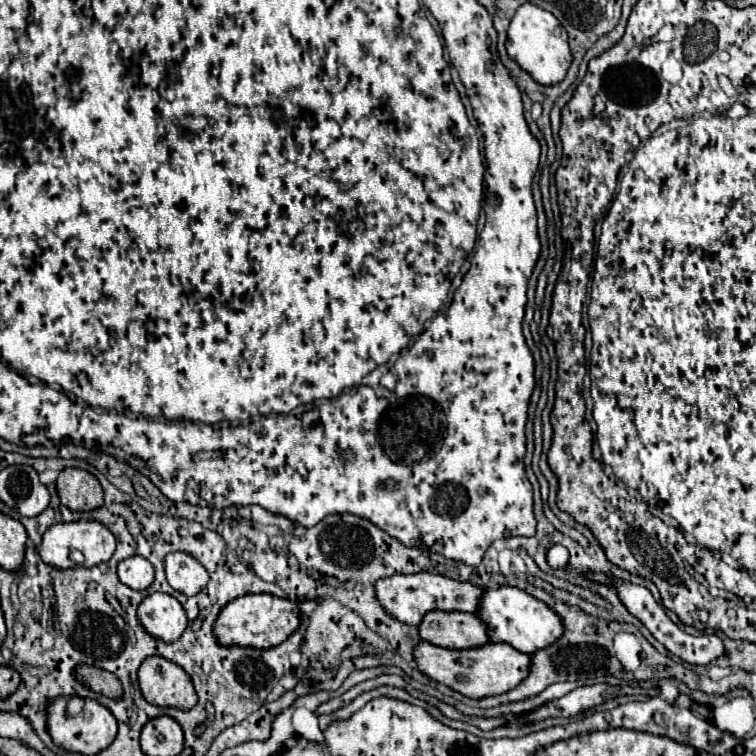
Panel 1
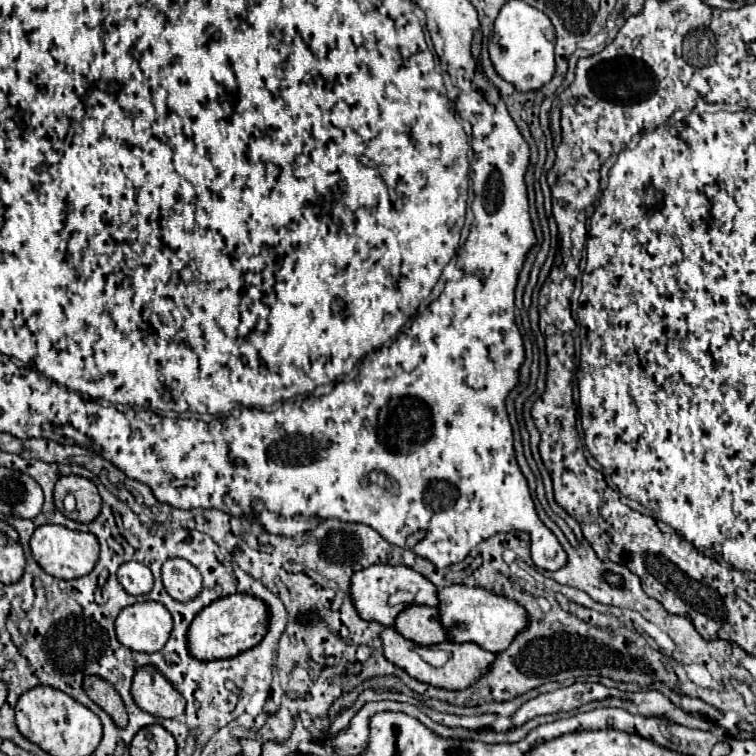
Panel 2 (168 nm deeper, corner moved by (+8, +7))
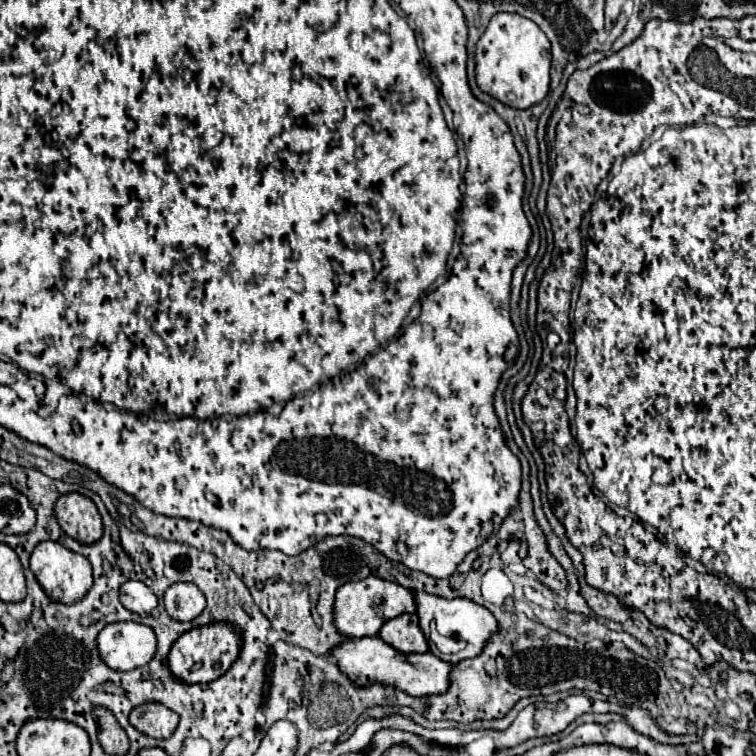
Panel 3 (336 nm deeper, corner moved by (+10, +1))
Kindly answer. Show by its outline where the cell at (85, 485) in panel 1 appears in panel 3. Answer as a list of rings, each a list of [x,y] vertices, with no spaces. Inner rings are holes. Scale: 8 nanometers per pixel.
[[[68,492],[60,496],[54,514],[60,528],[74,540],[90,544],[102,536],[100,512],[96,504],[80,492]]]

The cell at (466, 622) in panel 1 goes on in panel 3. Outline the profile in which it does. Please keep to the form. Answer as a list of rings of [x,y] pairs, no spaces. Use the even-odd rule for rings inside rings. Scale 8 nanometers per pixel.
[[[400,614],[384,622],[378,636],[404,654],[428,652],[428,640],[420,630],[416,614]]]

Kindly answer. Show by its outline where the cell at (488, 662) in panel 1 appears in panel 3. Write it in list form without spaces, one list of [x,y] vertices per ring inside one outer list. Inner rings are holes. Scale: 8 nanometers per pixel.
[[[368,636],[368,638],[352,638],[340,644],[332,650],[332,656],[338,660],[338,668],[354,680],[358,686],[366,686],[372,682],[384,682],[390,686],[396,686],[398,690],[404,690],[410,696],[432,696],[432,694],[444,694],[448,690],[452,662],[444,662],[432,652],[424,654],[408,654],[402,656],[396,648],[386,644],[380,636]]]

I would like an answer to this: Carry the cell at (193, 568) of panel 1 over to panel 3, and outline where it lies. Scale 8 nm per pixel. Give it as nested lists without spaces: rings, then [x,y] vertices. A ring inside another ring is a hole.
[[[174,582],[164,592],[164,606],[166,606],[166,612],[170,618],[180,620],[180,622],[188,622],[204,610],[206,598],[196,584]]]

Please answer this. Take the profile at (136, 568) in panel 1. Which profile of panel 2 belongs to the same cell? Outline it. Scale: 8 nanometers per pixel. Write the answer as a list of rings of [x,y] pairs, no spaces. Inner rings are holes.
[[[138,562],[122,564],[118,568],[118,582],[132,596],[148,594],[152,590],[152,586],[154,586],[152,572],[144,564],[138,564]]]

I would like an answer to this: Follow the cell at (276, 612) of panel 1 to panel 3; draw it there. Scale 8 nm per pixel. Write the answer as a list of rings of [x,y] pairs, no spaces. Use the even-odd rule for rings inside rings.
[[[212,622],[208,626],[200,626],[184,632],[174,642],[168,654],[168,666],[170,666],[170,672],[182,682],[188,682],[188,684],[212,682],[236,662],[240,650],[242,650],[242,632],[234,628],[230,622]]]

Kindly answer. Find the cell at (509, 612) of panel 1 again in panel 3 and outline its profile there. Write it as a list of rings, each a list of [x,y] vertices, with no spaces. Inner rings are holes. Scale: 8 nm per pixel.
[[[416,592],[416,604],[418,604],[418,618],[420,618],[420,626],[424,630],[424,618],[432,618],[436,622],[436,628],[438,632],[446,632],[446,636],[452,636],[452,638],[462,638],[466,642],[466,650],[460,650],[458,654],[450,654],[450,656],[444,656],[442,652],[438,650],[432,650],[438,658],[442,660],[448,660],[448,662],[460,662],[464,658],[474,658],[480,654],[480,650],[484,650],[484,646],[488,644],[488,638],[492,638],[492,634],[496,634],[498,630],[498,622],[494,618],[494,614],[468,600],[468,598],[452,598],[452,600],[446,600],[446,598],[440,598],[440,596],[434,596],[434,594],[426,594],[426,592]]]

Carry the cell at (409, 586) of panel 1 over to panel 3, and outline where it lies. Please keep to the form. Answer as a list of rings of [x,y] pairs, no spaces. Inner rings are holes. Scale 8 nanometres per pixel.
[[[370,574],[364,580],[348,582],[338,588],[336,604],[334,604],[334,624],[342,634],[346,634],[350,638],[378,636],[384,620],[396,618],[398,614],[404,614],[404,612],[412,614],[414,610],[416,610],[414,590],[408,590],[408,588],[400,586],[398,582],[388,582],[384,578],[376,578],[374,574]],[[380,612],[384,616],[380,616]]]

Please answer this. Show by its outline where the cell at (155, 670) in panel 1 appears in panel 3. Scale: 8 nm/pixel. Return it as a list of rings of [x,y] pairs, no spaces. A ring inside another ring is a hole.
[[[146,702],[130,712],[130,724],[152,738],[168,738],[178,726],[178,714],[160,702]]]

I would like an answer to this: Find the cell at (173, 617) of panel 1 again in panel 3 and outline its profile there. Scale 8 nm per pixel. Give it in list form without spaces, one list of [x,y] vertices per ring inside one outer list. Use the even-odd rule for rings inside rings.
[[[114,622],[98,634],[98,650],[114,670],[148,664],[156,654],[156,632],[138,622]]]

